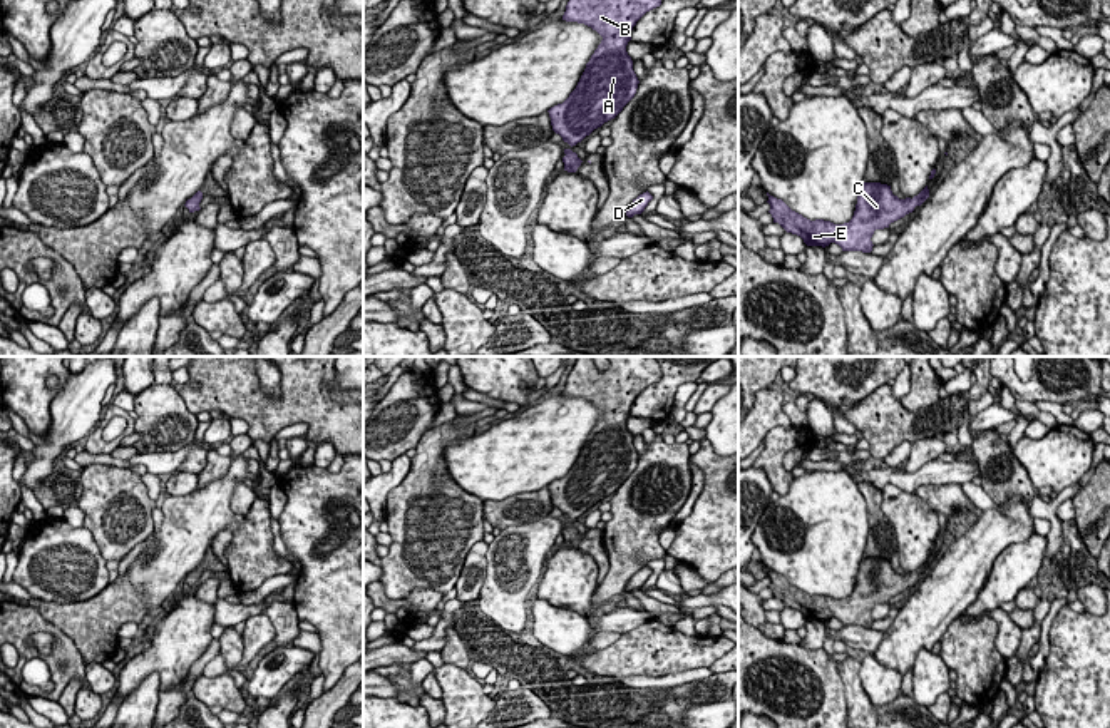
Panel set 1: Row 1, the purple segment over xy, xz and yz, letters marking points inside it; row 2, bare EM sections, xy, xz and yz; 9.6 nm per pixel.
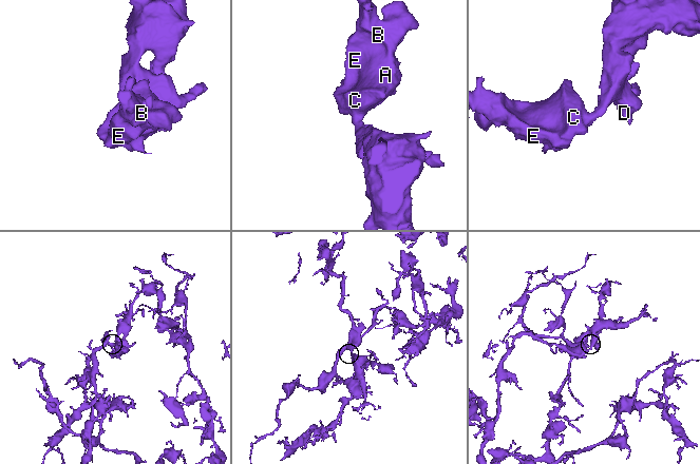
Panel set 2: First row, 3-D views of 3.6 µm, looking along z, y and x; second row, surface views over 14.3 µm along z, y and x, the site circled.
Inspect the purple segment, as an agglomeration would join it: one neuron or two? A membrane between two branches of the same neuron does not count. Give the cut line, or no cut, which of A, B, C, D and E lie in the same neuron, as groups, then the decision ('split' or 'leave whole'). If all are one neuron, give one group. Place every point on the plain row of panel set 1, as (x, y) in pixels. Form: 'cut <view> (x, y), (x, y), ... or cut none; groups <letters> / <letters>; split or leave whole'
cut none; groups A B C D E; leave whole

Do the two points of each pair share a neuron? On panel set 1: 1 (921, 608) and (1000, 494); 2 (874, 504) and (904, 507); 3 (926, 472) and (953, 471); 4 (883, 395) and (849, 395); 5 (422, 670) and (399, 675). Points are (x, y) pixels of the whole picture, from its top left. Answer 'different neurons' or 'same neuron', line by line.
1: different neurons
2: different neurons
3: same neuron
4: different neurons
5: same neuron

